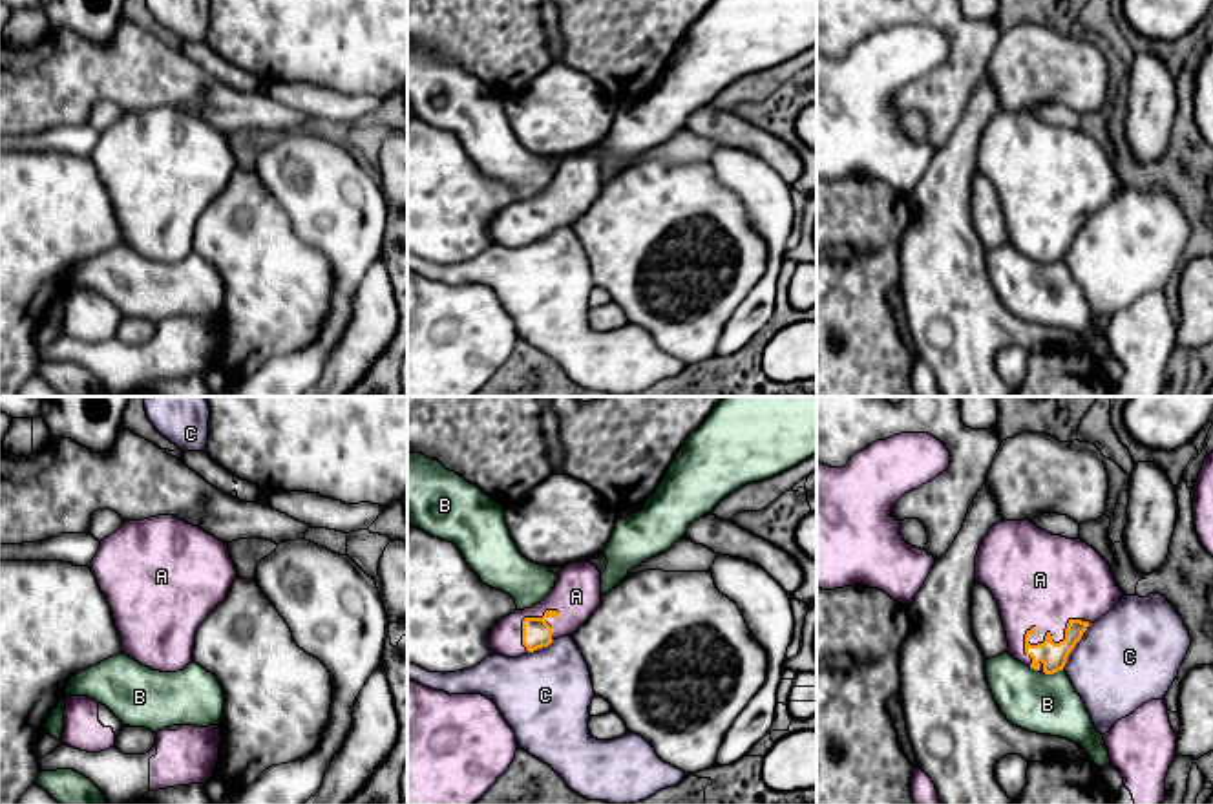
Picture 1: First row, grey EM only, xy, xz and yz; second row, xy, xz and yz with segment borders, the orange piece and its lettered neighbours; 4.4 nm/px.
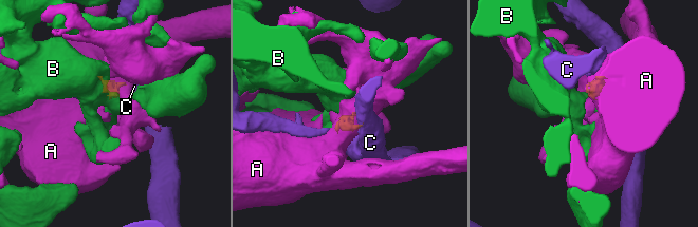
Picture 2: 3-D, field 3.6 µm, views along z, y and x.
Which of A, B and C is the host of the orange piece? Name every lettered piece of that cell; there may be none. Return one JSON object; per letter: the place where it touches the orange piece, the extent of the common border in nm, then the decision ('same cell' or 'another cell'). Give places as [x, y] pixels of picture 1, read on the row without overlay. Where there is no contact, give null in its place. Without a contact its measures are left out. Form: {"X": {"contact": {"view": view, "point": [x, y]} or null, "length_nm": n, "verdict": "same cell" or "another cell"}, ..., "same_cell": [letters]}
{"A": {"contact": {"view": "yz", "point": [1051, 229]}, "length_nm": 320, "verdict": "same cell"}, "B": {"contact": {"view": "yz", "point": [1053, 264]}, "length_nm": 90, "verdict": "another cell"}, "C": {"contact": {"view": "yz", "point": [1075, 236]}, "length_nm": 240, "verdict": "another cell"}, "same_cell": ["A"]}

